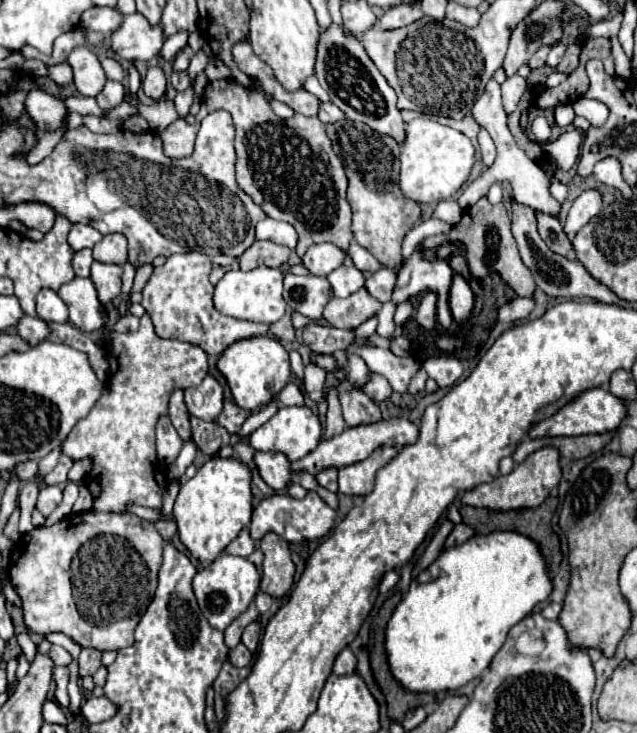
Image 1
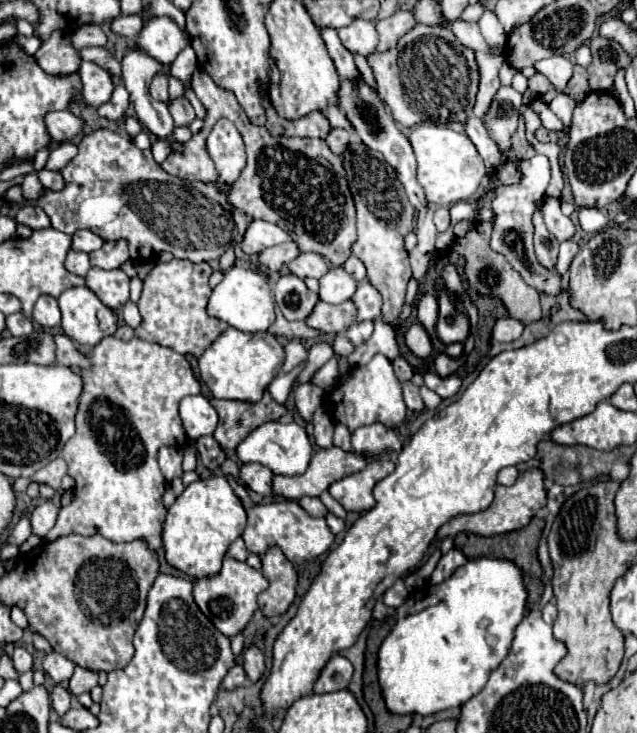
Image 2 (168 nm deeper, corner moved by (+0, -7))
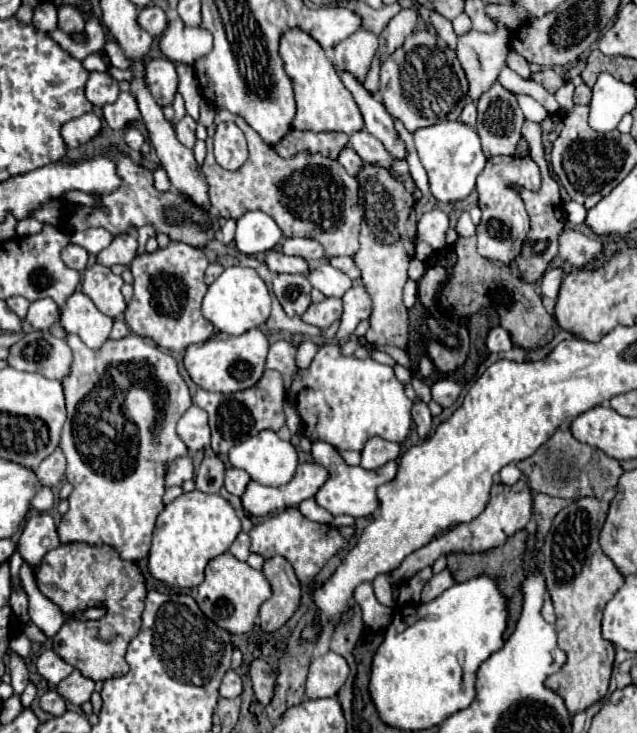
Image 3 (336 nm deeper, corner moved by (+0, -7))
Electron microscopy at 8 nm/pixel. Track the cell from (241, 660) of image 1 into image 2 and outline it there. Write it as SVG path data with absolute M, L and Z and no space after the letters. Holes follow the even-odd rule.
M236 664L236 666L232 666L232 668L228 670L226 678L222 680L222 686L230 690L230 688L244 686L246 682L248 682L248 676L246 676L246 672L244 672L244 666L242 666L242 664Z

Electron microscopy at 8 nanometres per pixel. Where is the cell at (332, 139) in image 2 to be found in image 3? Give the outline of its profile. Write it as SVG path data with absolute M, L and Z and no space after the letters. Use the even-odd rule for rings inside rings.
M348 146L348 148L344 148L342 152L340 152L340 158L338 158L338 162L346 168L346 172L350 174L350 176L356 176L358 172L360 172L360 168L364 168L364 162L362 162L362 158Z

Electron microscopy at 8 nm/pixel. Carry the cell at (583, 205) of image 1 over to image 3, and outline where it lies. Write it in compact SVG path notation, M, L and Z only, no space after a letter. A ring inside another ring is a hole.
M552 268L552 270L548 270L548 272L542 276L540 296L542 296L544 304L554 304L554 302L556 302L558 290L560 290L560 284L562 284L562 276L564 276L564 272L562 272L560 268Z

